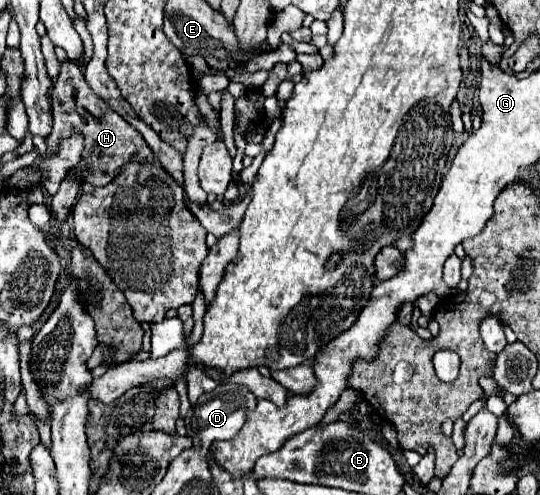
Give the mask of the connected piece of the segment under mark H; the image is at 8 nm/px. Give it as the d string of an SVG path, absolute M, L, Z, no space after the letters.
M60 61L58 79L52 87L52 105L54 105L54 129L46 141L46 153L40 155L40 163L46 157L58 153L60 141L64 137L70 137L72 129L78 129L80 135L84 137L84 151L80 159L88 163L88 169L80 171L78 167L72 167L70 173L74 173L80 181L90 183L94 187L112 181L118 175L118 169L128 161L154 161L154 155L150 153L150 147L146 145L142 135L90 89L90 85L84 79L84 73L72 61Z

